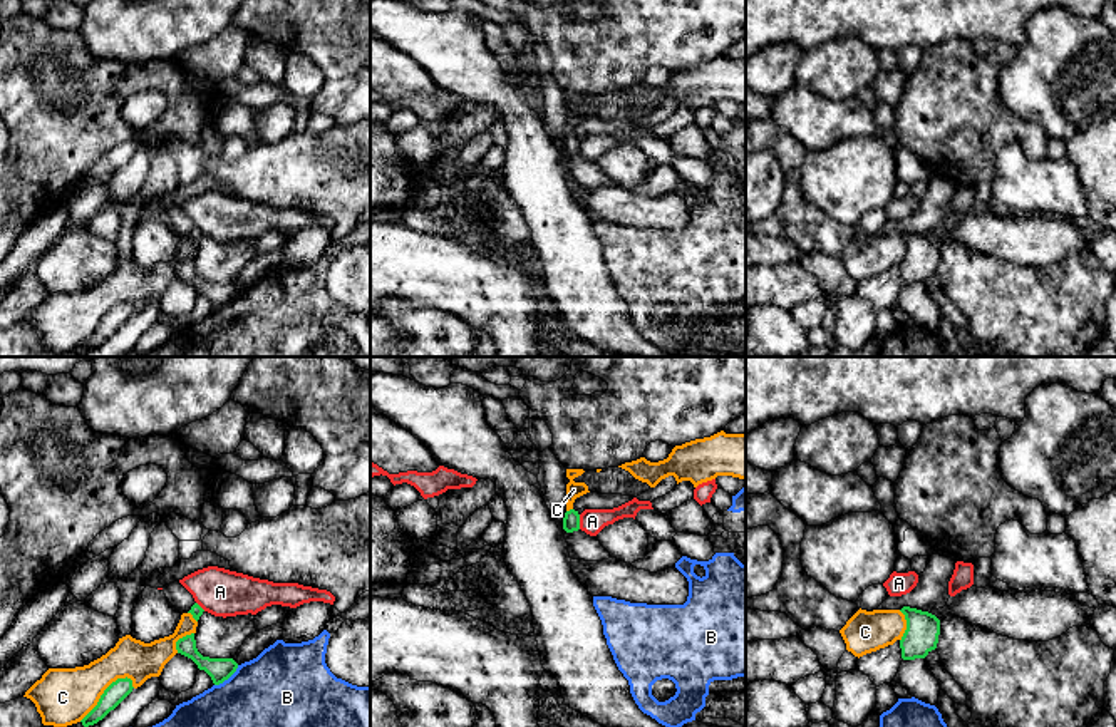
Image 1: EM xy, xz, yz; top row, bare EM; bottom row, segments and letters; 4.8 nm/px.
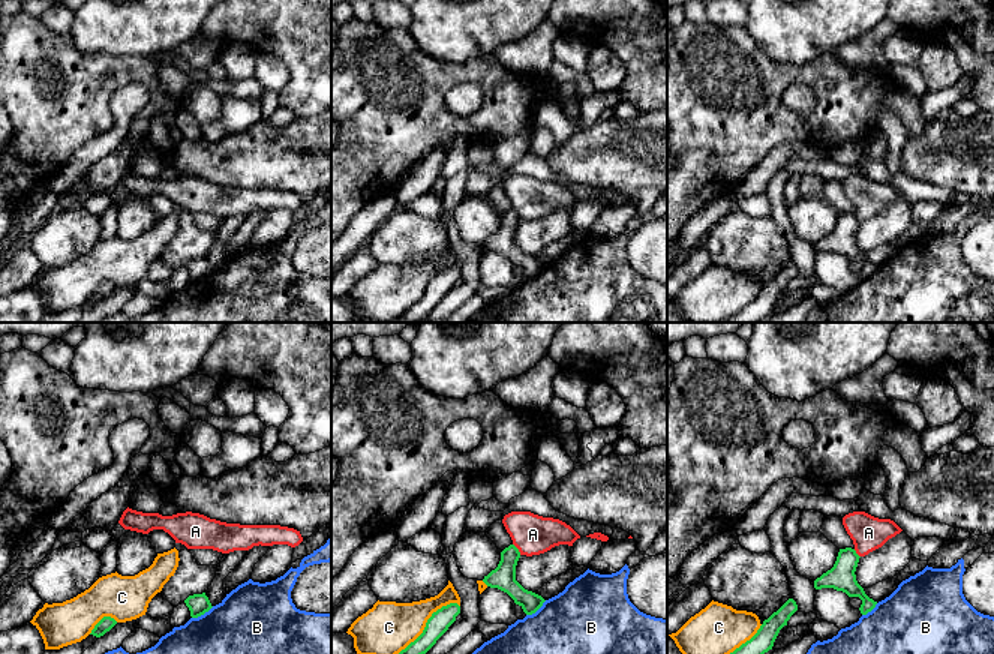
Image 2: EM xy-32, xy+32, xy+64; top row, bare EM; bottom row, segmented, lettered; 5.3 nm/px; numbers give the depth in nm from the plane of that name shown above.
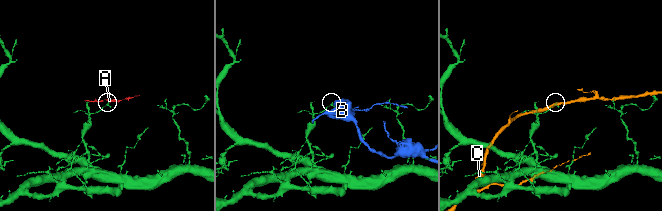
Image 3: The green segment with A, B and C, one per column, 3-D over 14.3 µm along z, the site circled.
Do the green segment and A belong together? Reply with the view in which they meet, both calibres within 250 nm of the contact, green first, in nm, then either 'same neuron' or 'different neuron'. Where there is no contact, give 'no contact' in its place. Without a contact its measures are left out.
xz | 80/120 nm | different neuron

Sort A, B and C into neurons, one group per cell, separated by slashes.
A / B / C

